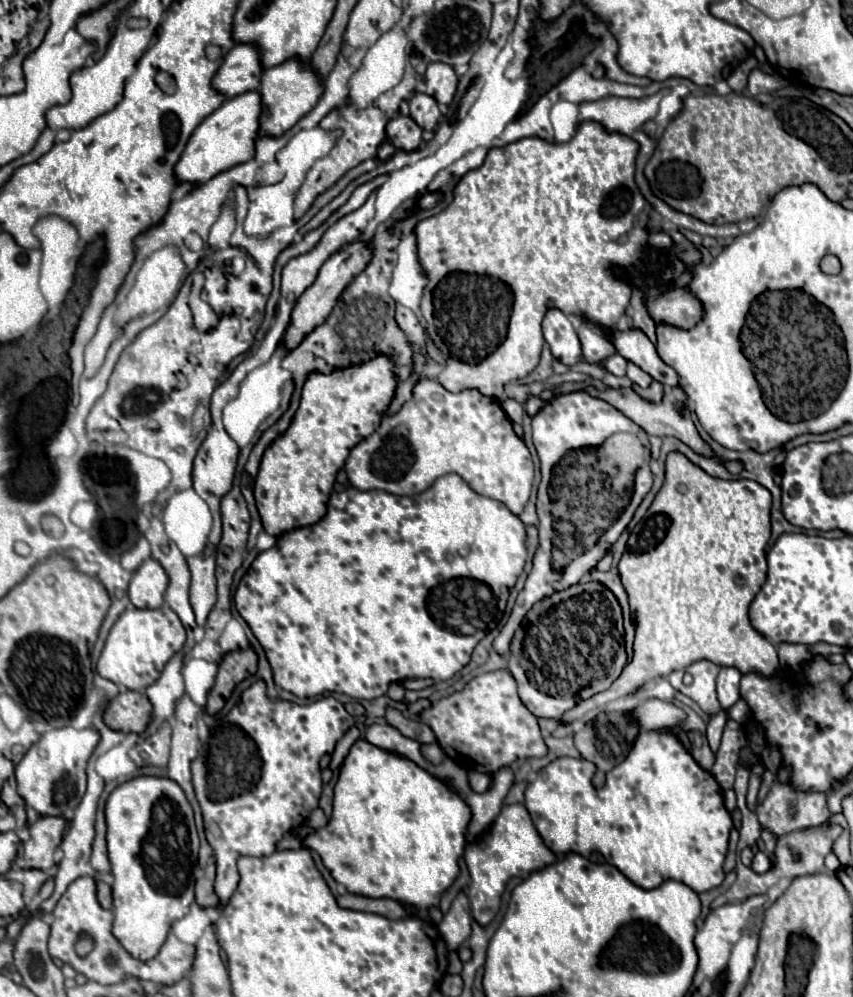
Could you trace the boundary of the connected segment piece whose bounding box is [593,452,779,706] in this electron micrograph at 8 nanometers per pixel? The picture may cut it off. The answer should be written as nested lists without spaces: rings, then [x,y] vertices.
[[[671,452],[667,456],[665,482],[647,510],[647,516],[637,524],[635,534],[617,564],[635,620],[633,660],[605,692],[593,696],[595,704],[603,706],[615,698],[627,696],[639,690],[645,682],[669,676],[671,672],[683,670],[697,660],[709,660],[721,668],[731,666],[741,674],[763,672],[763,676],[773,676],[779,672],[775,646],[751,626],[747,616],[749,604],[761,590],[767,574],[765,548],[771,536],[769,510],[771,494],[761,484],[753,480],[711,478],[701,468],[691,464],[681,452]]]

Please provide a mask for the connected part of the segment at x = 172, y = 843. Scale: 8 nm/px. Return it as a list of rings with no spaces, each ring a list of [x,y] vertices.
[[[141,776],[117,786],[105,806],[107,852],[113,874],[113,936],[137,960],[151,960],[163,946],[171,924],[183,918],[195,900],[193,868],[199,854],[199,838],[193,822],[193,810],[177,782],[169,778]]]

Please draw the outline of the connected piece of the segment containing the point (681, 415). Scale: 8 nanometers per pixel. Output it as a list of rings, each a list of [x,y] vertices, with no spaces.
[[[679,386],[673,388],[671,394],[665,394],[659,404],[645,402],[645,400],[639,398],[631,388],[607,388],[607,390],[603,390],[603,392],[599,392],[599,390],[595,390],[595,388],[587,388],[585,392],[589,392],[591,396],[597,396],[597,398],[607,400],[609,404],[613,404],[617,410],[621,410],[627,418],[631,418],[635,424],[639,424],[639,426],[641,426],[647,434],[651,434],[651,436],[673,436],[673,438],[685,442],[693,452],[697,452],[697,454],[701,454],[701,456],[709,456],[709,458],[715,456],[715,452],[711,450],[711,446],[709,446],[709,444],[699,436],[699,432],[695,430],[695,424],[693,424],[693,420],[691,420],[691,414],[689,414],[689,410],[687,410],[687,404],[685,404],[687,396],[685,396],[685,392],[683,392]]]

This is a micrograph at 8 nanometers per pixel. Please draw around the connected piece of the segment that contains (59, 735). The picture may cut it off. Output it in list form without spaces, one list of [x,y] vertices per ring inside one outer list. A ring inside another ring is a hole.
[[[65,726],[59,730],[45,732],[15,766],[17,792],[25,800],[25,804],[33,806],[39,814],[47,814],[47,816],[61,816],[69,808],[73,812],[85,794],[87,762],[93,750],[97,748],[99,740],[101,740],[99,732],[91,726],[83,730]]]

